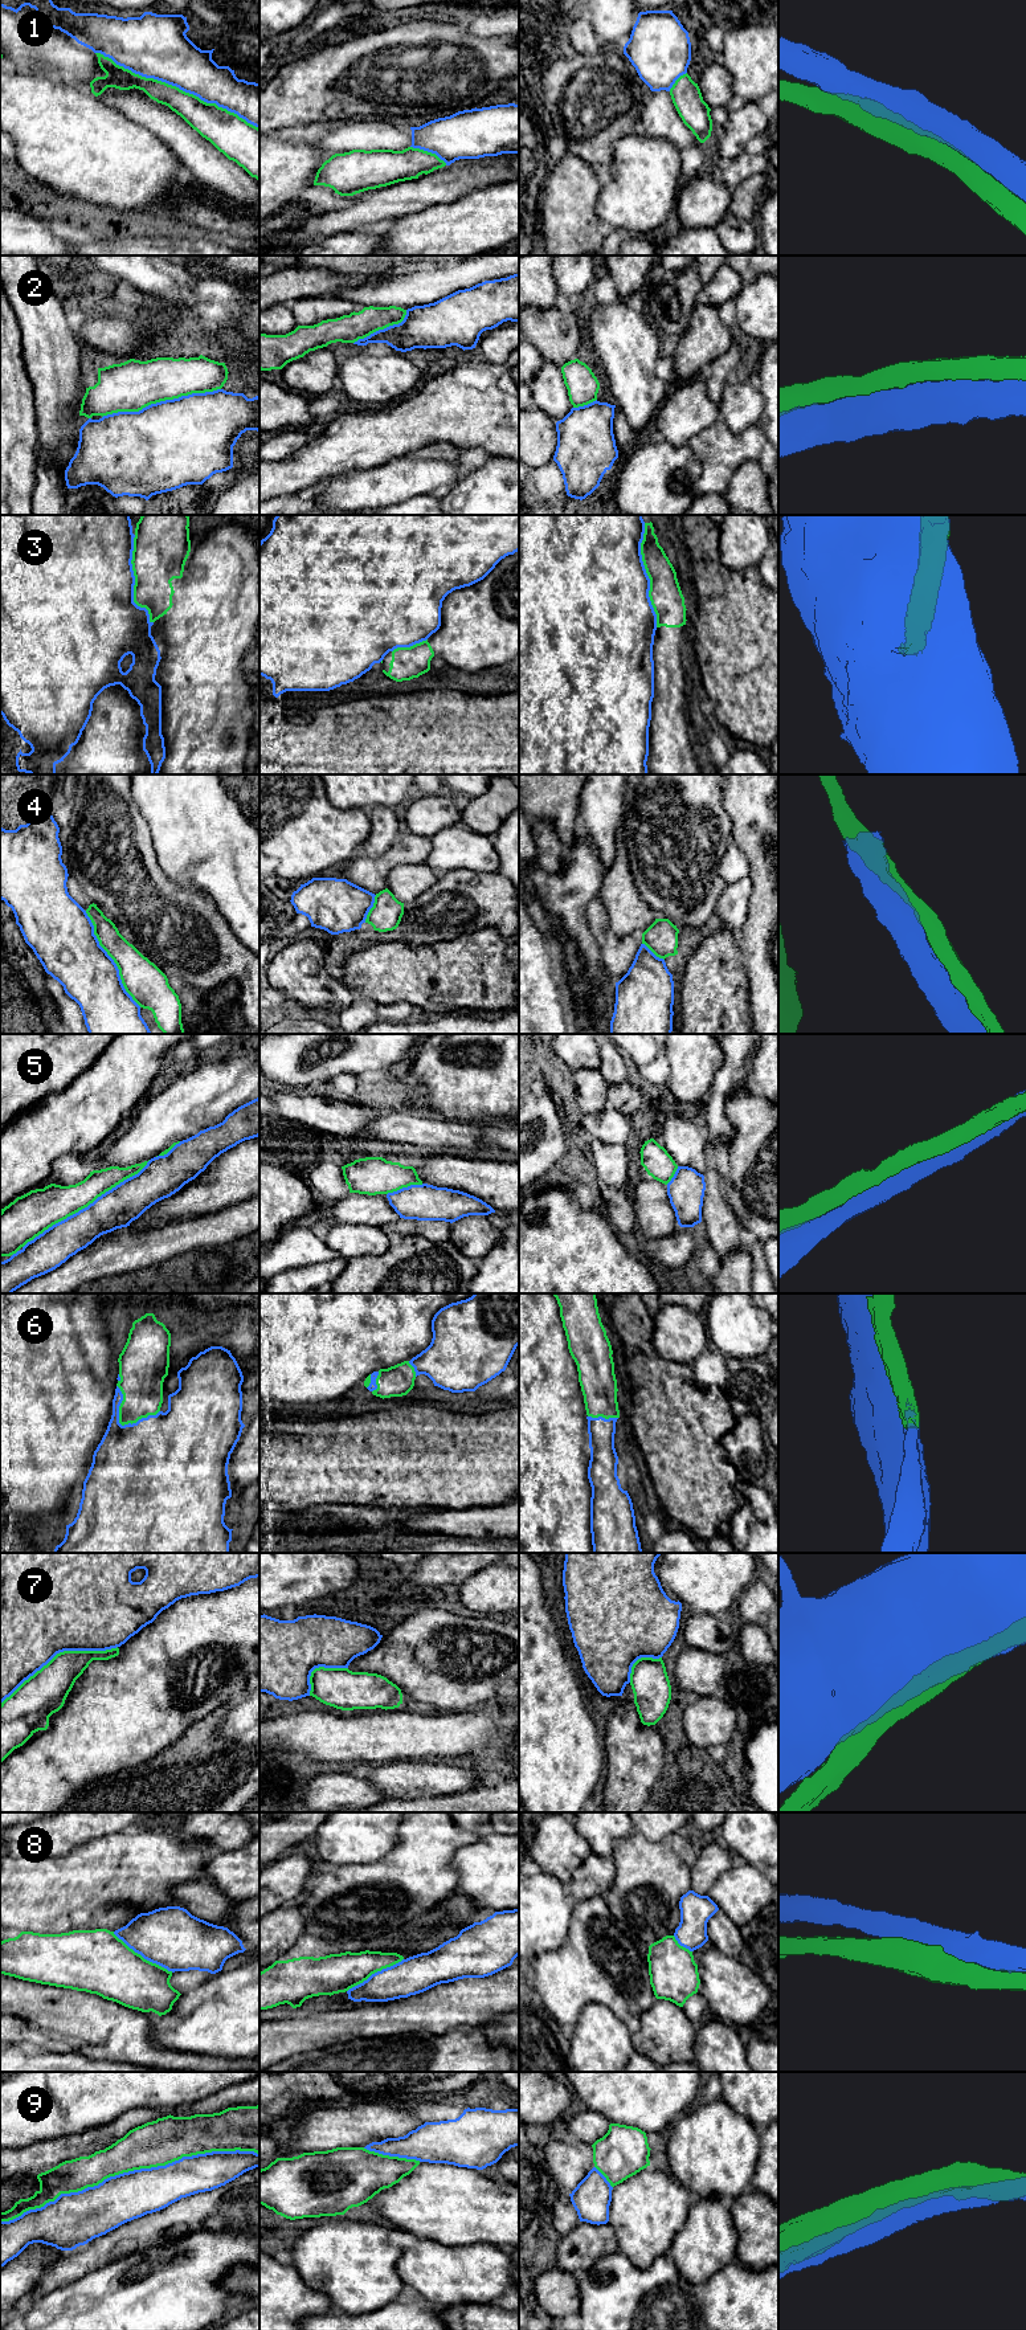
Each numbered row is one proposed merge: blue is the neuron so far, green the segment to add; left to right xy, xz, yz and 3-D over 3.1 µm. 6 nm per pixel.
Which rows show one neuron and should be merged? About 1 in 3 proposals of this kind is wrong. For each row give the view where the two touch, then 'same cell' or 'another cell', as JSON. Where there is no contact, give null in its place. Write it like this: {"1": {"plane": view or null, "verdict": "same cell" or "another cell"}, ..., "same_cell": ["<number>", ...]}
{"1": {"plane": "xy", "verdict": "same cell"}, "2": {"plane": "xy", "verdict": "same cell"}, "3": {"plane": "yz", "verdict": "another cell"}, "4": {"plane": "xy", "verdict": "same cell"}, "5": {"plane": "xy", "verdict": "same cell"}, "6": {"plane": "xy", "verdict": "same cell"}, "7": {"plane": "xy", "verdict": "another cell"}, "8": {"plane": "xy", "verdict": "same cell"}, "9": {"plane": "xy", "verdict": "same cell"}, "same_cell": ["1", "2", "4", "5", "6", "8", "9"]}

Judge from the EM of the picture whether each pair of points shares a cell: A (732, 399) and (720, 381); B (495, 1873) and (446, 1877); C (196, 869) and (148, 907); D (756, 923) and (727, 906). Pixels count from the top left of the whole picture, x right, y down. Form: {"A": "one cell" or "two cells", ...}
{"A": "two cells", "B": "two cells", "C": "two cells", "D": "two cells"}

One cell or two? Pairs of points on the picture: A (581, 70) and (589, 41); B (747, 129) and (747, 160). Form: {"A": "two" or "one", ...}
{"A": "one", "B": "two"}

